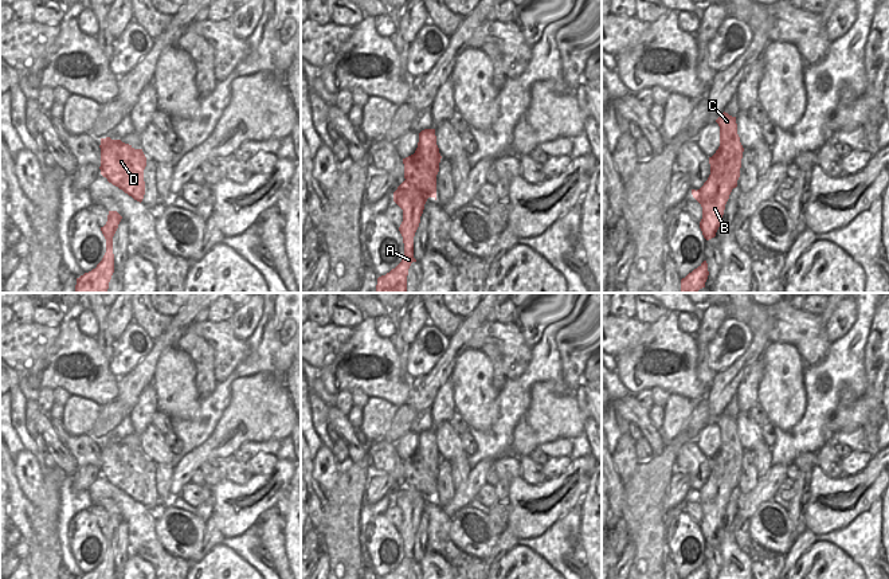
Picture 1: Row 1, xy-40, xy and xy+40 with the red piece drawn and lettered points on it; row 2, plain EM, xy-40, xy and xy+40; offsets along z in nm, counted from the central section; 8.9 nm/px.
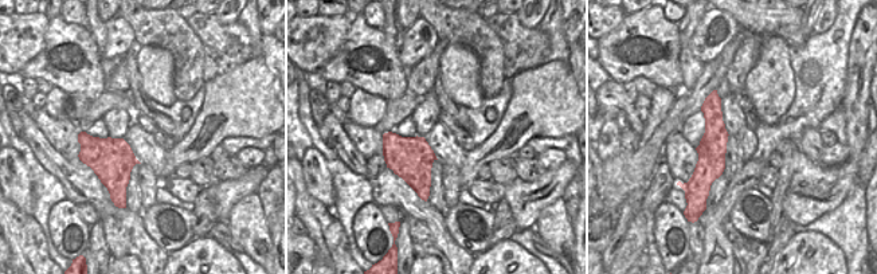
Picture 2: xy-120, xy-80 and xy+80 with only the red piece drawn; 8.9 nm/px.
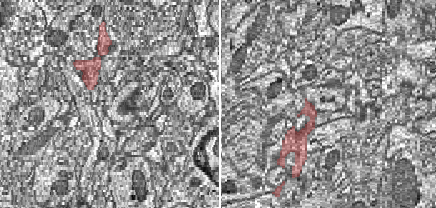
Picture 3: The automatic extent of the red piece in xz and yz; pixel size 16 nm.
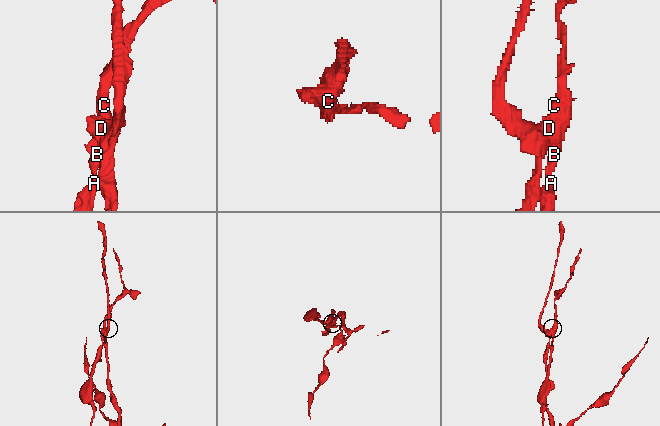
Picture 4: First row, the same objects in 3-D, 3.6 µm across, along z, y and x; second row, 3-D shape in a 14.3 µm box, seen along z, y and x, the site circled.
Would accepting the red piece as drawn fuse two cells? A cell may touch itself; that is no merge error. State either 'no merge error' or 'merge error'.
merge error

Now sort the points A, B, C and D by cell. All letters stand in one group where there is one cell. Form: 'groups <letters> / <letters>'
groups A B C / D

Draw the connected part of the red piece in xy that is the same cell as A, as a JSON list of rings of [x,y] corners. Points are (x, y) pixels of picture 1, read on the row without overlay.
[[[404,481],[393,493],[393,502],[403,510],[403,523],[399,532],[403,537],[404,558],[402,563],[385,576],[379,579],[407,579],[414,559],[414,537],[428,497],[412,482]]]

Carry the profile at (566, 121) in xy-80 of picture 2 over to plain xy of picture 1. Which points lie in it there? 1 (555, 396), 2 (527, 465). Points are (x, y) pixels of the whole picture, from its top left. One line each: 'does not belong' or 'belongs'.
1: belongs
2: does not belong

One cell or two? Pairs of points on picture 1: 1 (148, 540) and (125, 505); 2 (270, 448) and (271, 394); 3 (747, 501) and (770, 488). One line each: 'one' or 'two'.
1: one
2: two
3: one

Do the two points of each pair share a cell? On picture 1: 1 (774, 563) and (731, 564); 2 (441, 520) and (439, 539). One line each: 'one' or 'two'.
1: two
2: one

